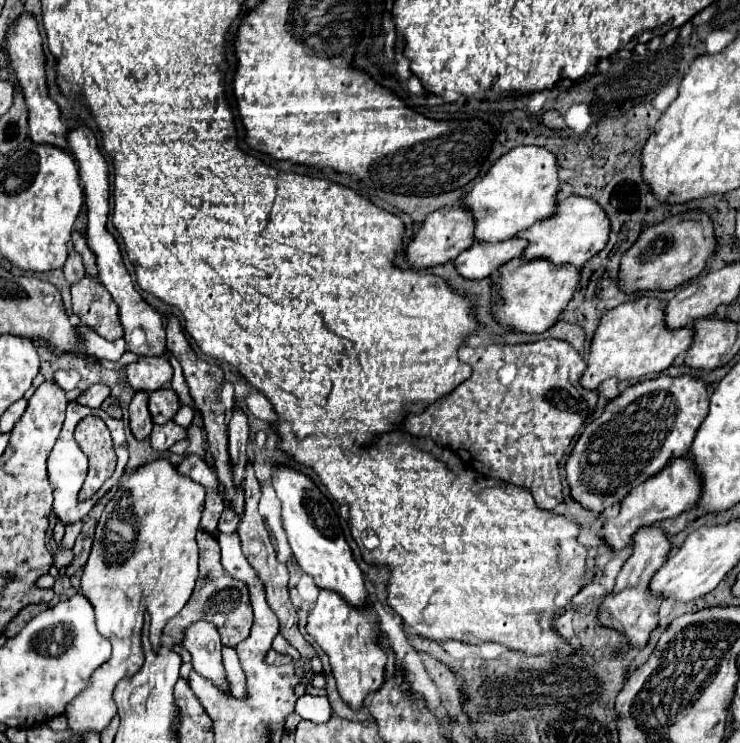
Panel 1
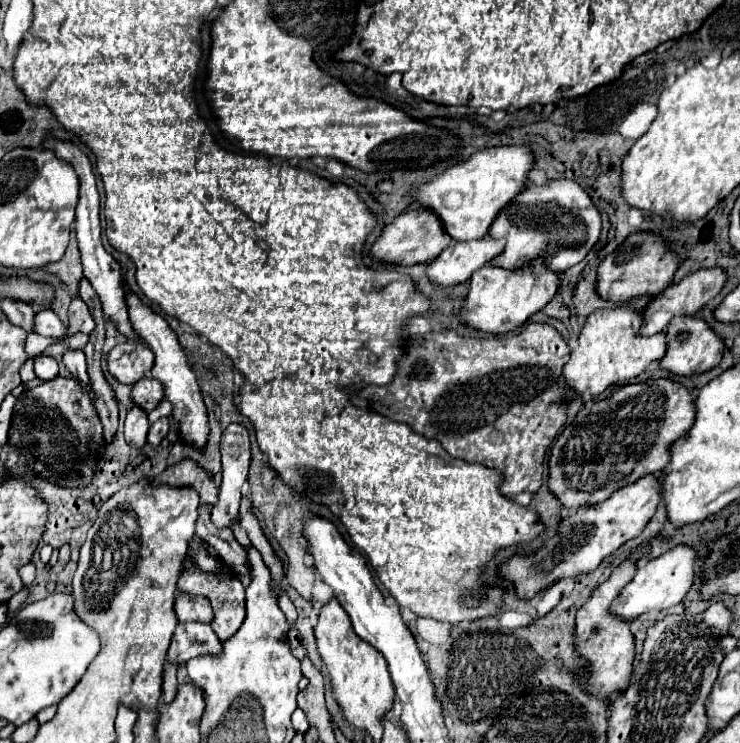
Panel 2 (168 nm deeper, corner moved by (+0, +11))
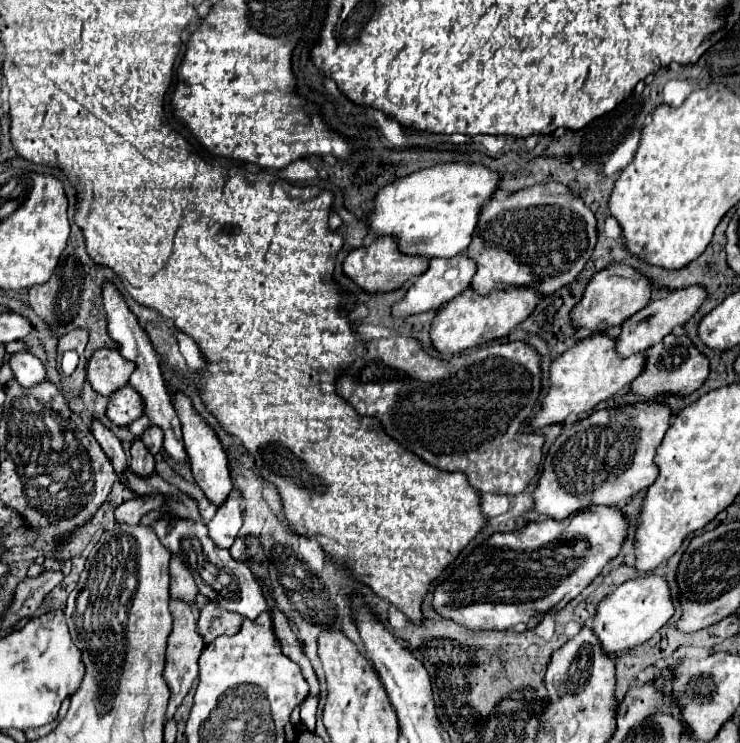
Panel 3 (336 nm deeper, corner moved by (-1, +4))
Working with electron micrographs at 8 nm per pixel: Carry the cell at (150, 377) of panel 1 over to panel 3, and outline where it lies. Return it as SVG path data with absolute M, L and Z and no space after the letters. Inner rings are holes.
M97 349L89 359L87 379L99 395L109 397L113 391L127 385L133 369L133 363L123 359L117 349Z

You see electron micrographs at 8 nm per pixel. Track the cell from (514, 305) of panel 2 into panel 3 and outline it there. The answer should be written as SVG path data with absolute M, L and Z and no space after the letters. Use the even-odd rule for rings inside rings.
M511 287L507 291L491 291L489 295L477 295L473 289L467 289L463 295L451 299L451 303L445 303L435 315L429 333L433 349L441 353L461 353L501 339L533 313L539 299L541 295L533 287Z

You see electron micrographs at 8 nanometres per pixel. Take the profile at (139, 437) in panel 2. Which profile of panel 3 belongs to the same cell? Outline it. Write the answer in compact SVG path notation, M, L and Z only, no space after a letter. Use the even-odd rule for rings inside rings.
M135 439L133 445L131 445L131 465L129 465L129 469L137 477L149 477L149 475L155 473L155 459L139 439Z

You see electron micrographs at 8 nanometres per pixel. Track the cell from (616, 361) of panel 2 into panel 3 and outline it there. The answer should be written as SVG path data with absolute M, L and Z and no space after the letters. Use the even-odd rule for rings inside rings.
M589 335L571 349L567 349L561 357L557 357L549 367L549 391L541 401L541 411L531 419L533 429L543 429L553 423L563 423L567 415L585 413L597 407L601 401L609 399L625 385L629 385L639 371L643 371L643 355L635 357L619 357L615 353L615 339L607 335Z

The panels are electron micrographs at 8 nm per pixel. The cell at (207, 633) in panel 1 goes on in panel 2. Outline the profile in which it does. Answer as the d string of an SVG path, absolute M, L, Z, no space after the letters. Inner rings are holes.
M180 594L176 596L176 616L178 622L202 622L202 624L212 624L212 608L210 608L210 600L202 598L202 596L188 596L188 594Z

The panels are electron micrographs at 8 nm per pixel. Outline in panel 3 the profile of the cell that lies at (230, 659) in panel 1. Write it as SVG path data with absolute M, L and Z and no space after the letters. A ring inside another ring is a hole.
M171 599L169 603L171 615L173 615L173 631L169 633L167 639L167 659L165 659L165 681L171 689L171 697L169 697L169 705L165 711L165 721L169 721L175 713L175 709L181 705L183 697L187 695L193 679L197 677L197 659L203 651L203 639L197 633L197 615L193 615L193 609L187 607L187 603L179 603L177 599Z

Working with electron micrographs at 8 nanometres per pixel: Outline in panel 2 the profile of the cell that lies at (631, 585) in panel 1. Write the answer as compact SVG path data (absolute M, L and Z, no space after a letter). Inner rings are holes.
M650 544L638 546L638 550L628 560L624 560L618 568L612 570L610 578L592 592L592 598L576 614L576 646L578 652L584 656L584 660L590 664L588 692L598 698L612 700L614 694L626 690L630 682L634 670L634 656L636 656L634 634L630 630L630 624L626 624L626 620L618 620L618 616L610 616L610 604L614 596L618 596L618 592L630 582L630 576L634 576L640 558L646 556L650 556Z

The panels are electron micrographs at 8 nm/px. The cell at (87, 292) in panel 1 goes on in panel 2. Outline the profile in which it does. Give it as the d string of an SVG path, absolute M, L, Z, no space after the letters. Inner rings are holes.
M78 296L72 300L70 304L70 310L68 310L68 324L70 324L70 336L76 334L76 332L84 332L84 334L90 334L96 326L90 310L88 310L88 304Z

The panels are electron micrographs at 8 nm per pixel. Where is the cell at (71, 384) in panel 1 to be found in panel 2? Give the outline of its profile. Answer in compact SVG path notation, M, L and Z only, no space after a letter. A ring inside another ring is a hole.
M36 356L34 358L34 372L40 380L52 380L58 376L58 362L52 356Z

